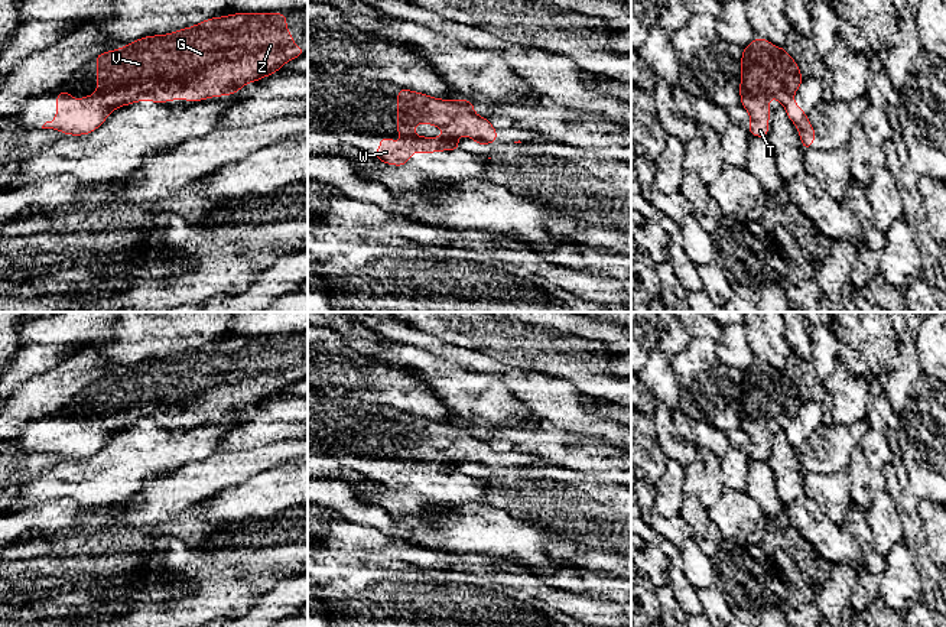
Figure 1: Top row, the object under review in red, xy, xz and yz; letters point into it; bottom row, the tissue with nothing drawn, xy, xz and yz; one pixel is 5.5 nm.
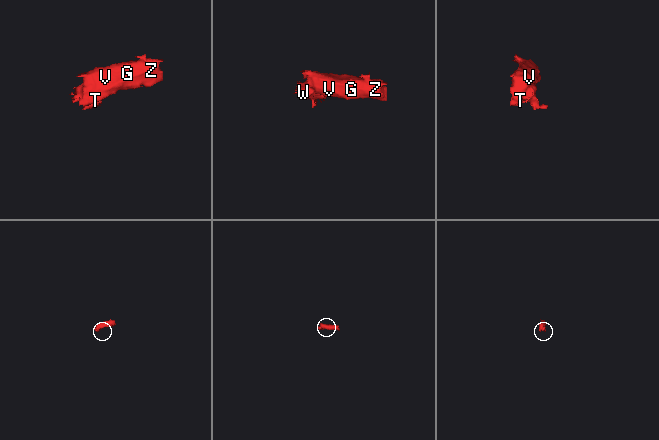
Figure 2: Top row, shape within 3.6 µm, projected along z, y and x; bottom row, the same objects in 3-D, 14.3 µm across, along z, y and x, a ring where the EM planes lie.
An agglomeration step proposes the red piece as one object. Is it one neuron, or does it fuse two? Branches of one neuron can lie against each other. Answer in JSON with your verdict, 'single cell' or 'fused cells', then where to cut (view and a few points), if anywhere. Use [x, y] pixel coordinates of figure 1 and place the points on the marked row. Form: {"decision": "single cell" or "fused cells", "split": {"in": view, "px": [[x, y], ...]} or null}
{"decision": "fused cells", "split": {"in": "xy", "px": [[81, 98], [106, 100], [120, 106]]}}

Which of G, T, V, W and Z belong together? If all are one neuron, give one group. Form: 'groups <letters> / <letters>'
groups G T V Z / W

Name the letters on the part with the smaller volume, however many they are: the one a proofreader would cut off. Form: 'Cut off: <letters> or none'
Cut off: W

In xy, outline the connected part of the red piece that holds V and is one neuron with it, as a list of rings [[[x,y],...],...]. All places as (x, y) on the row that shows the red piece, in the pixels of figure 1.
[[[235,13],[211,17],[168,35],[144,36],[129,45],[98,53],[97,92],[82,101],[107,101],[120,105],[136,101],[202,101],[240,92],[246,84],[277,74],[289,61],[305,53],[293,45],[286,13]]]

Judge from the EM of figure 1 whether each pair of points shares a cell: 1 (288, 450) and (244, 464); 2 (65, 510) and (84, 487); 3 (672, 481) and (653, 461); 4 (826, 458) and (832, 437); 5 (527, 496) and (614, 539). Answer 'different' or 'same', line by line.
1: same
2: different
3: different
4: same
5: same

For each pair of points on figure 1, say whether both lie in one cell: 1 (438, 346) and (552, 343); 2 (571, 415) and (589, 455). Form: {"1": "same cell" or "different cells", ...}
{"1": "different cells", "2": "different cells"}

